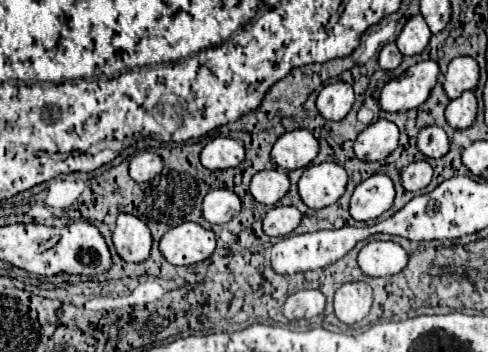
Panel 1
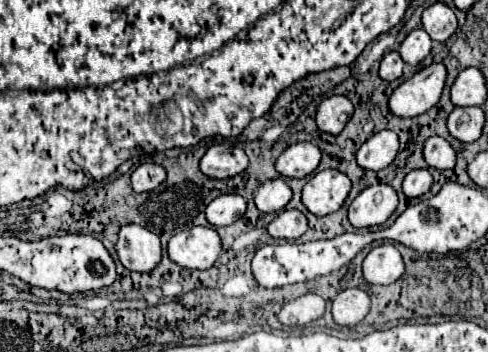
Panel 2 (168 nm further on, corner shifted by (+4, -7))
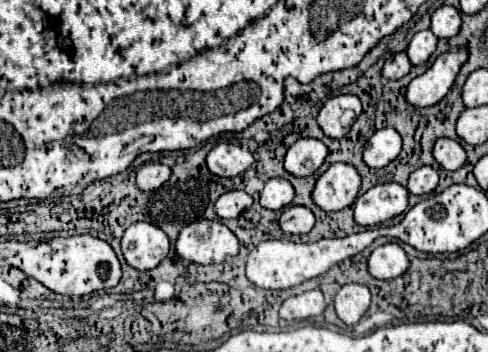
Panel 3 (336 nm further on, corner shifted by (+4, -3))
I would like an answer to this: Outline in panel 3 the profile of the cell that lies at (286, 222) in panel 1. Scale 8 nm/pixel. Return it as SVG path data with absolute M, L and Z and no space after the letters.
M286 207L280 215L280 227L284 233L308 233L314 227L314 213L308 207Z

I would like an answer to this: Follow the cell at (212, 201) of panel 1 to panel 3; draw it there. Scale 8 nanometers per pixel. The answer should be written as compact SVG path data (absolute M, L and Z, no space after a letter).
M228 191L216 201L216 213L222 219L236 219L242 211L250 209L254 199L244 191Z

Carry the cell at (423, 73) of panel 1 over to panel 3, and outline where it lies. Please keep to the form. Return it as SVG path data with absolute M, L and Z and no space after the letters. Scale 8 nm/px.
M458 47L456 51L438 55L436 61L432 63L432 67L424 75L412 79L412 83L408 85L408 91L406 91L406 99L416 107L436 105L440 99L446 97L446 93L450 91L450 87L456 81L460 67L466 61L468 61L466 47Z

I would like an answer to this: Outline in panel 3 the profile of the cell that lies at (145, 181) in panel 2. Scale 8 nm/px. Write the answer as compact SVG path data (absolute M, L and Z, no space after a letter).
M162 163L142 165L136 173L136 185L142 191L154 191L154 189L162 187L168 179L170 179L170 167L162 165Z

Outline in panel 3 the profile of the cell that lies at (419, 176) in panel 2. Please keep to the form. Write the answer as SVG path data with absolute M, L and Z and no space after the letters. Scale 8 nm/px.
M420 167L416 169L408 179L408 191L414 195L426 195L432 193L438 185L438 171L432 167Z

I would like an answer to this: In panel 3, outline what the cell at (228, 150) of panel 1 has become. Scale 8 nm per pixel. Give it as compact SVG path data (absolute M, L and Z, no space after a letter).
M218 143L206 159L208 169L218 177L236 177L244 173L254 163L254 157L248 149L232 143Z

